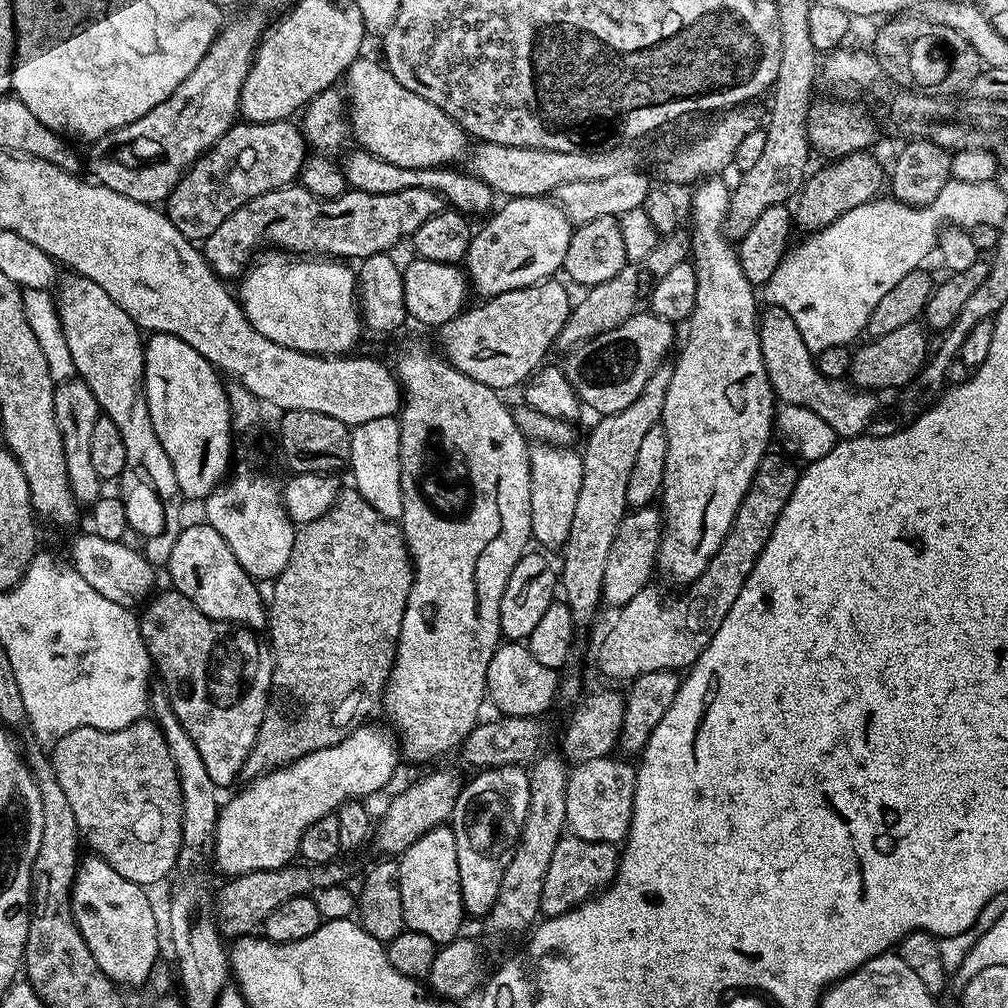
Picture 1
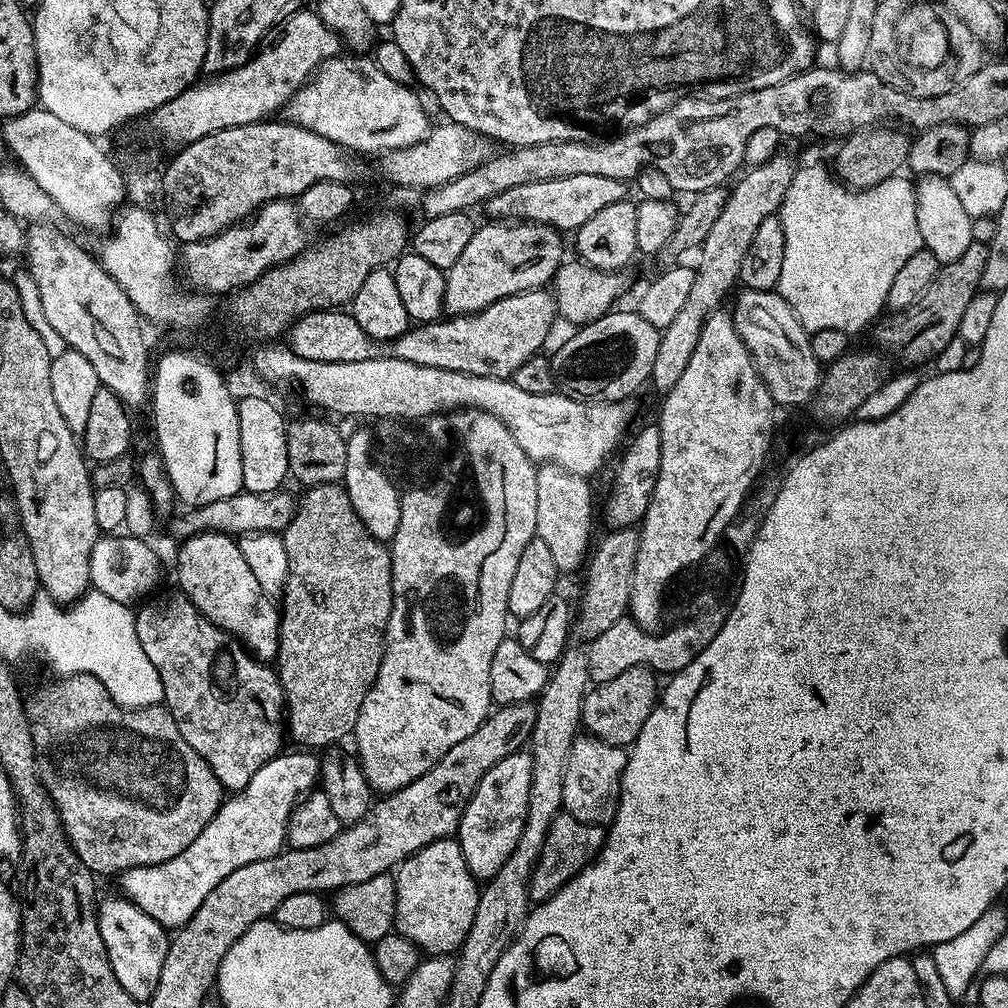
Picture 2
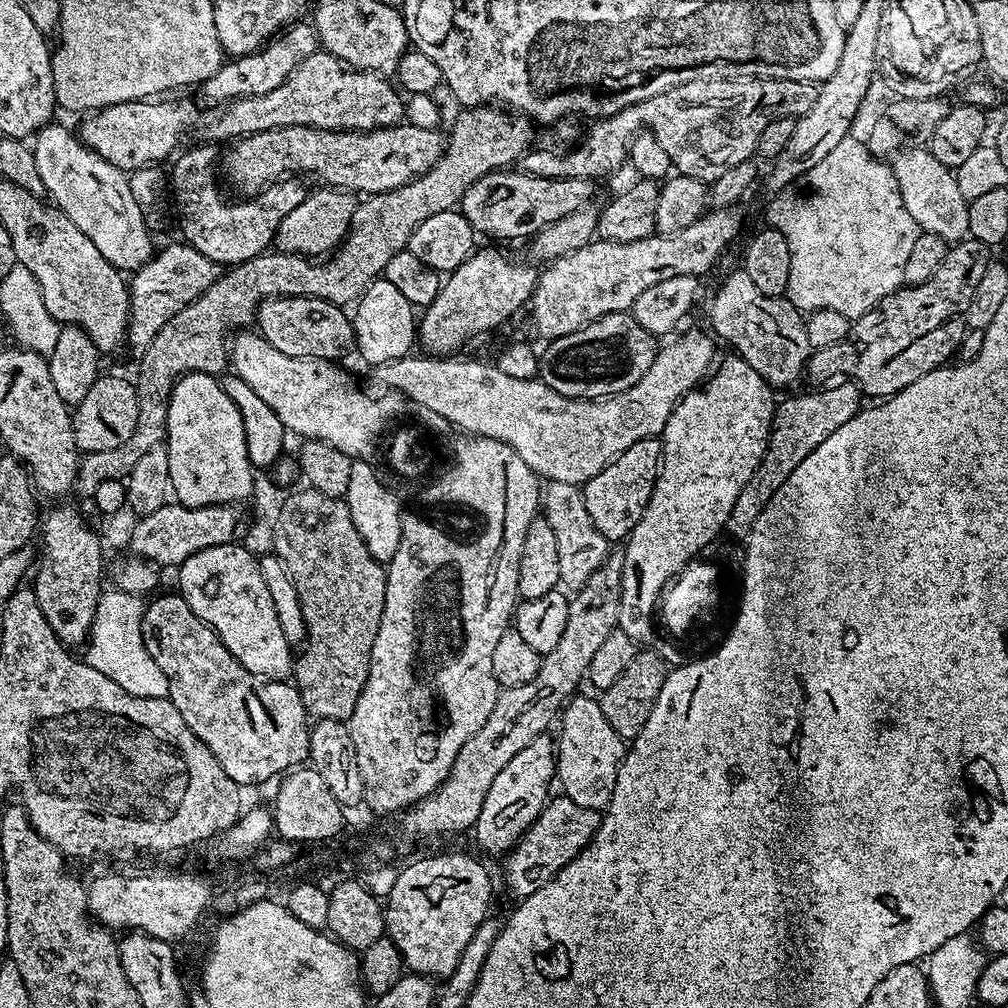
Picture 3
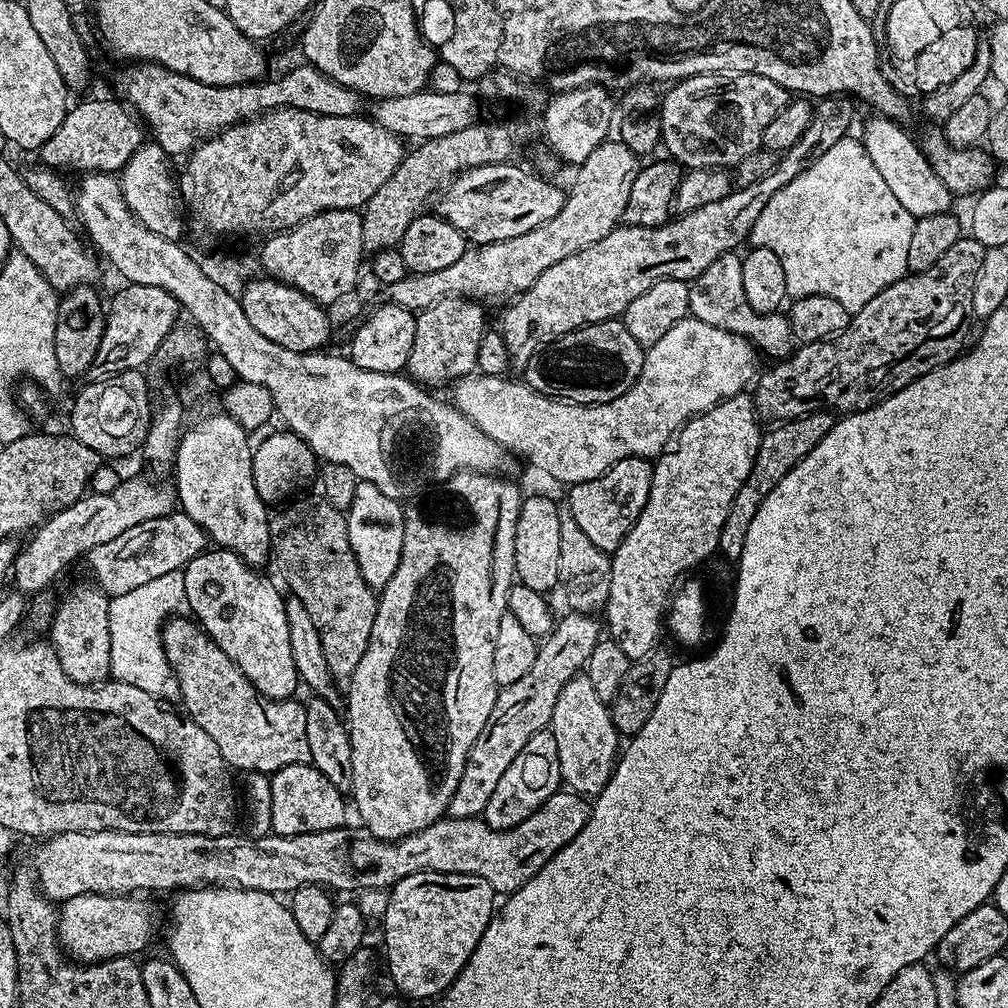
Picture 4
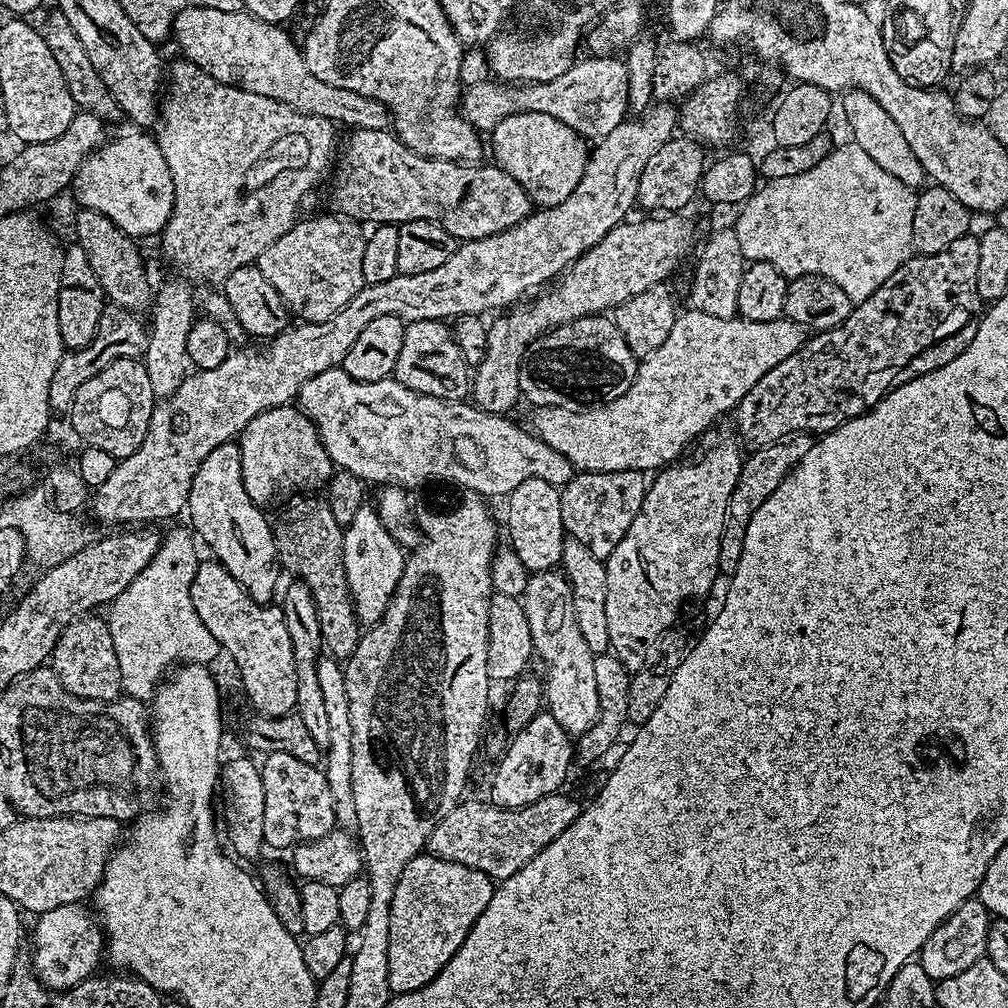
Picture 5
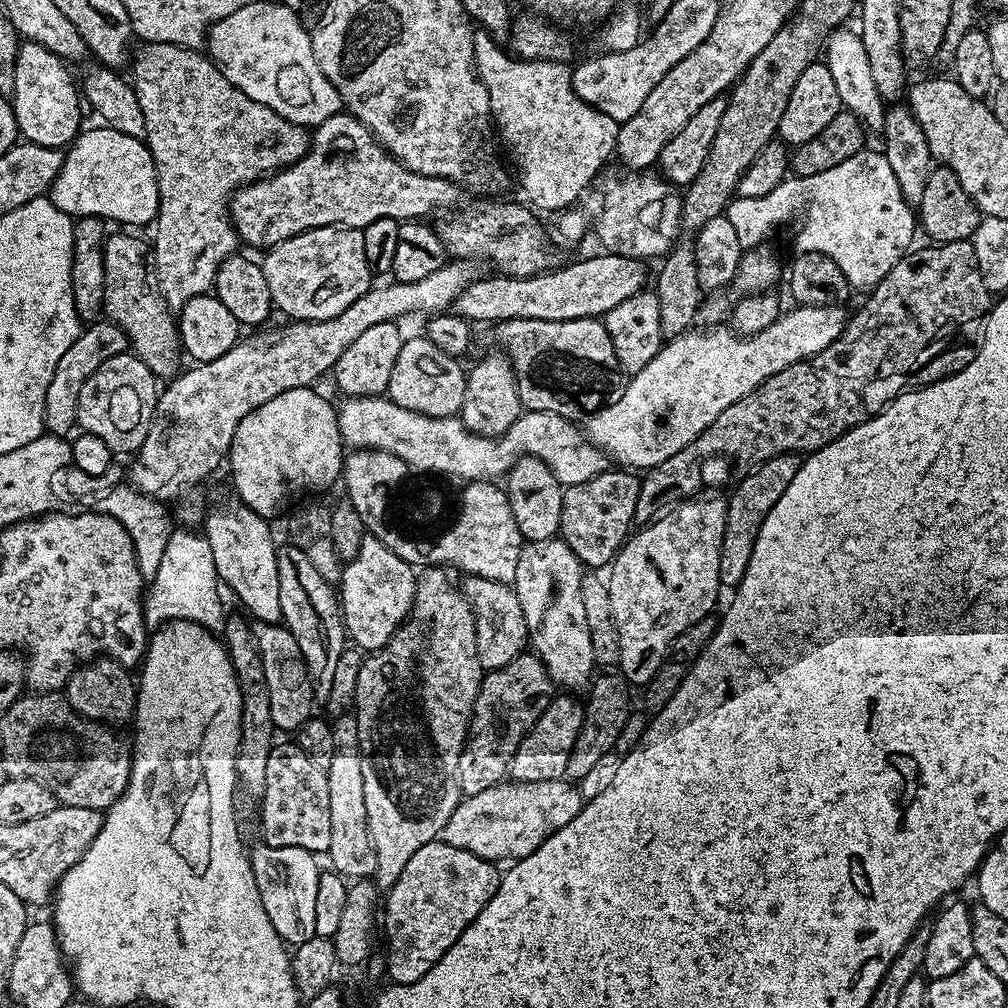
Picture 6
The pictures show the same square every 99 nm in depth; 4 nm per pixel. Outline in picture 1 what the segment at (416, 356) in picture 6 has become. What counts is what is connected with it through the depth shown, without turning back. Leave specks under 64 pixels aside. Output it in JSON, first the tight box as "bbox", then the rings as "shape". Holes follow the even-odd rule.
{"bbox":[466,196,574,298],"shape":[[[514,196],[503,203],[486,224],[475,229],[468,247],[466,276],[484,298],[555,277],[563,269],[566,246],[570,246],[574,231],[563,207],[548,196]]]}

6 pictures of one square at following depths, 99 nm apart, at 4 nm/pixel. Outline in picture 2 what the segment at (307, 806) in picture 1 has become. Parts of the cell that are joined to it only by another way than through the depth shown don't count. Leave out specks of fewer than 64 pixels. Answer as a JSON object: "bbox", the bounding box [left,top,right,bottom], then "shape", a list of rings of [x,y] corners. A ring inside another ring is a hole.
{"bbox":[119,750,321,930],"shape":[[[312,750],[281,751],[239,792],[224,800],[209,824],[174,858],[119,873],[119,891],[165,930],[181,928],[206,902],[206,894],[241,866],[277,856],[288,839],[288,819],[301,799],[317,787],[321,757]]]}

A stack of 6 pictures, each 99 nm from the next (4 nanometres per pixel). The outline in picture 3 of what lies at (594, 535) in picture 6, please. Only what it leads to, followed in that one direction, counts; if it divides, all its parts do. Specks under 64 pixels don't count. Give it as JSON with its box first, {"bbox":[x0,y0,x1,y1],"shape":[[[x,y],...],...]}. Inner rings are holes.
{"bbox":[582,439,662,541],"shape":[[[659,439],[634,442],[630,450],[611,460],[601,472],[594,474],[594,478],[590,478],[582,485],[586,511],[590,513],[598,534],[602,534],[608,541],[627,541],[634,526],[638,526],[656,485],[656,474],[660,471],[661,451],[662,444]]]}

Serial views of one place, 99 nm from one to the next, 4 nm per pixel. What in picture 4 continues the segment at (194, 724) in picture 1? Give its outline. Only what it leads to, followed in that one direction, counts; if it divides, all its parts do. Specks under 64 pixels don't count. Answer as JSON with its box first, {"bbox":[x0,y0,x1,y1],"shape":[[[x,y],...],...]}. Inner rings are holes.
{"bbox":[160,615,312,774],"shape":[[[187,615],[164,621],[160,641],[180,684],[183,711],[214,738],[230,769],[241,768],[244,774],[254,771],[271,774],[286,766],[312,763],[310,742],[306,742],[306,710],[299,699],[271,700],[258,695],[236,663]]]}

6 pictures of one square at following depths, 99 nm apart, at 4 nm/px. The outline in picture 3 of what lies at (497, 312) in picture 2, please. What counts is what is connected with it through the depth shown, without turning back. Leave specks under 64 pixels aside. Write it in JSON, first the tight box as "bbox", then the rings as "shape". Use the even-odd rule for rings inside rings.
{"bbox":[255,296,354,361],"shape":[[[269,296],[260,304],[256,311],[255,323],[260,335],[270,342],[274,350],[282,350],[282,354],[290,354],[294,358],[309,356],[315,360],[343,361],[343,356],[353,351],[354,337],[349,313],[339,304],[331,304],[322,298],[313,296]]]}

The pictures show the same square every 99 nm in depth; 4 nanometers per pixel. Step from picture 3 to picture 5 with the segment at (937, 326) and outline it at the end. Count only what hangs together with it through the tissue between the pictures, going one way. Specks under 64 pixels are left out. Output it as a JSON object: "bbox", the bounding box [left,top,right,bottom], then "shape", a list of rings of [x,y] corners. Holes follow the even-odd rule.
{"bbox":[734,234,982,448],"shape":[[[969,234],[958,238],[958,242],[950,242],[950,246],[938,254],[909,256],[905,264],[898,266],[898,270],[894,270],[894,274],[882,282],[877,292],[853,307],[844,324],[809,335],[804,345],[793,356],[786,358],[786,362],[778,362],[774,370],[754,382],[752,389],[734,409],[735,431],[741,437],[744,435],[756,448],[765,448],[796,432],[833,432],[855,416],[863,416],[869,408],[908,380],[930,374],[946,366],[946,362],[954,362],[954,358],[958,358],[958,354],[970,346],[980,325],[982,301],[978,294],[979,245],[979,239]]]}

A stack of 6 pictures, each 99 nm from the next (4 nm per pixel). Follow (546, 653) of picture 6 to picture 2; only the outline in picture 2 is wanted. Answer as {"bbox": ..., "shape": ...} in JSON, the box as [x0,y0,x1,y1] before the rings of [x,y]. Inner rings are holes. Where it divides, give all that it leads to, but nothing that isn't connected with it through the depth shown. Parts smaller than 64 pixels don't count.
{"bbox":[562,734,628,825],"shape":[[[591,734],[577,736],[575,742],[570,746],[570,762],[566,762],[566,782],[562,782],[563,811],[587,824],[611,825],[612,821],[616,819],[616,811],[620,805],[622,774],[626,770],[627,761],[628,752],[623,747],[602,742]]]}

